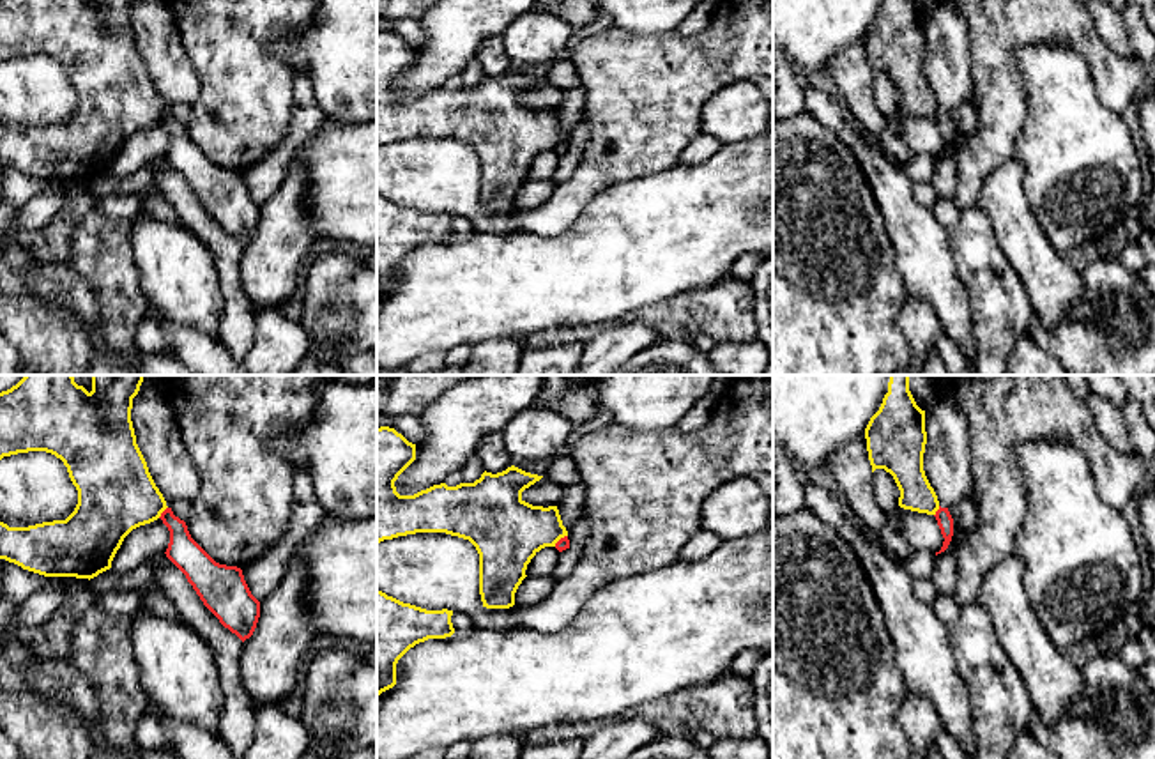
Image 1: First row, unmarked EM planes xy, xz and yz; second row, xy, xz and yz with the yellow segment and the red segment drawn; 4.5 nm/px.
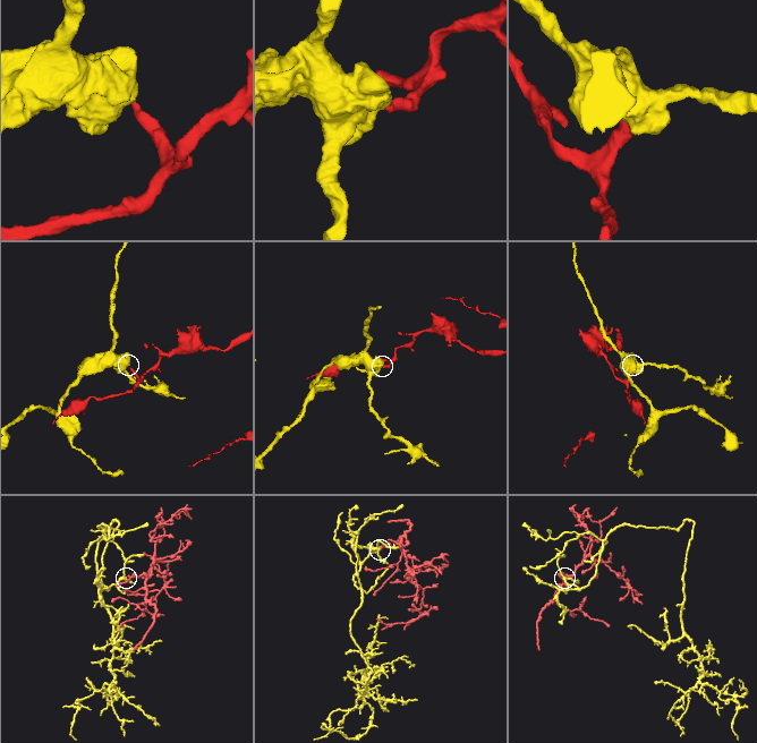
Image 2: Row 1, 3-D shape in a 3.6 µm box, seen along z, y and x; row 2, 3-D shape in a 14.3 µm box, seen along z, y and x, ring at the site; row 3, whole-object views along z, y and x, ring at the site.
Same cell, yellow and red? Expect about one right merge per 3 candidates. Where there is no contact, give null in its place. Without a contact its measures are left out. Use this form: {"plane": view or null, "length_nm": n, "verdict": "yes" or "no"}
{"plane": "xy", "length_nm": 70, "verdict": "no"}

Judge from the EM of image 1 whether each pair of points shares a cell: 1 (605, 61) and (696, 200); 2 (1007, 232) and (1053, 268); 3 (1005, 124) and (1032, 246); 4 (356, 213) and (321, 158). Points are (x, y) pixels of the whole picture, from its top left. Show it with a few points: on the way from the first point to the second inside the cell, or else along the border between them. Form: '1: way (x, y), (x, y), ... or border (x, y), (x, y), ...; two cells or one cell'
1: border (680, 163), (634, 177); two cells
2: way (1017, 239), (1042, 264); one cell
3: border (1012, 156), (982, 186); two cells
4: way (356, 199), (356, 193), (335, 172); one cell

